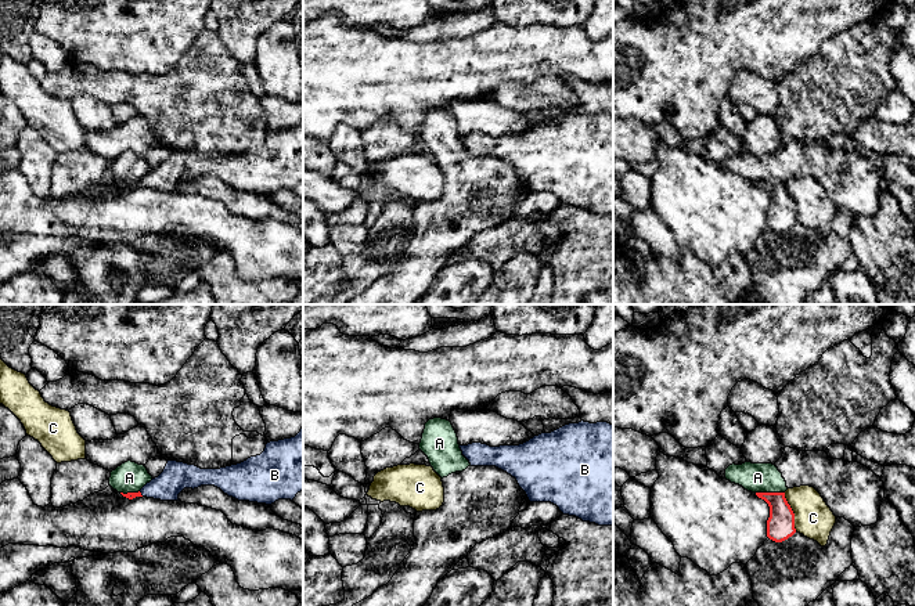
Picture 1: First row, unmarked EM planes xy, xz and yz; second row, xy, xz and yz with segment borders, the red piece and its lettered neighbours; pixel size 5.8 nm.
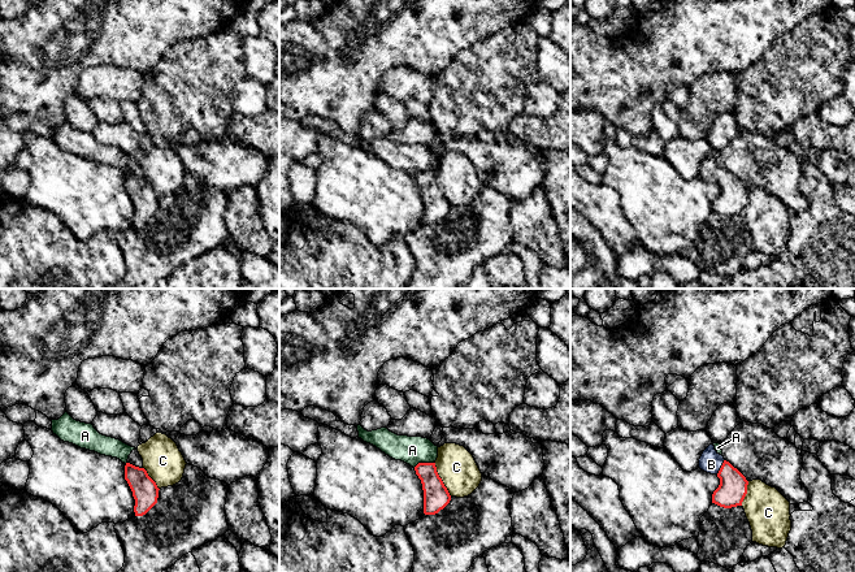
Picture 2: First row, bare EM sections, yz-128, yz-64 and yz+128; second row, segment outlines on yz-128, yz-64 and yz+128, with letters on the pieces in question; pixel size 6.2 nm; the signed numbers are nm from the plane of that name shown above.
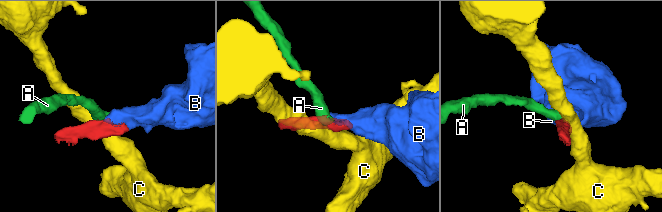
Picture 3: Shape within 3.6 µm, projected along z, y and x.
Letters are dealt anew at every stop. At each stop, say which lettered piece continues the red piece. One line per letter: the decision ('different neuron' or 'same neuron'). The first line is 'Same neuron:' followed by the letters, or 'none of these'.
Same neuron: B
A: different neuron
B: same neuron
C: different neuron

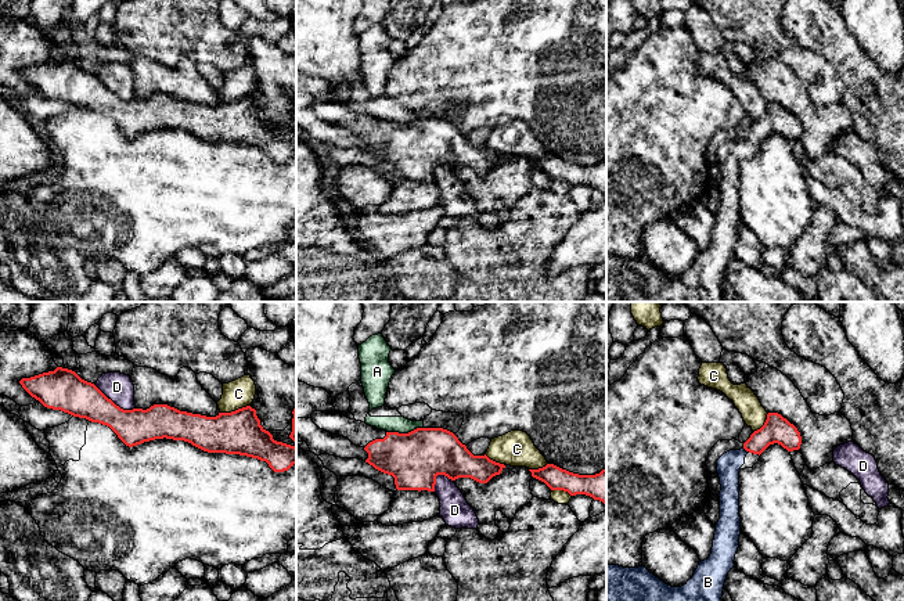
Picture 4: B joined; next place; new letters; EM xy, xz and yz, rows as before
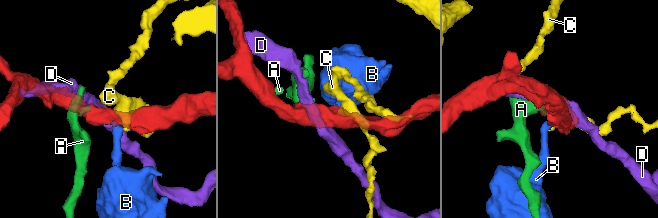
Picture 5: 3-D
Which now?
Same neuron: B
A: different neuron
B: same neuron
C: different neuron
D: different neuron

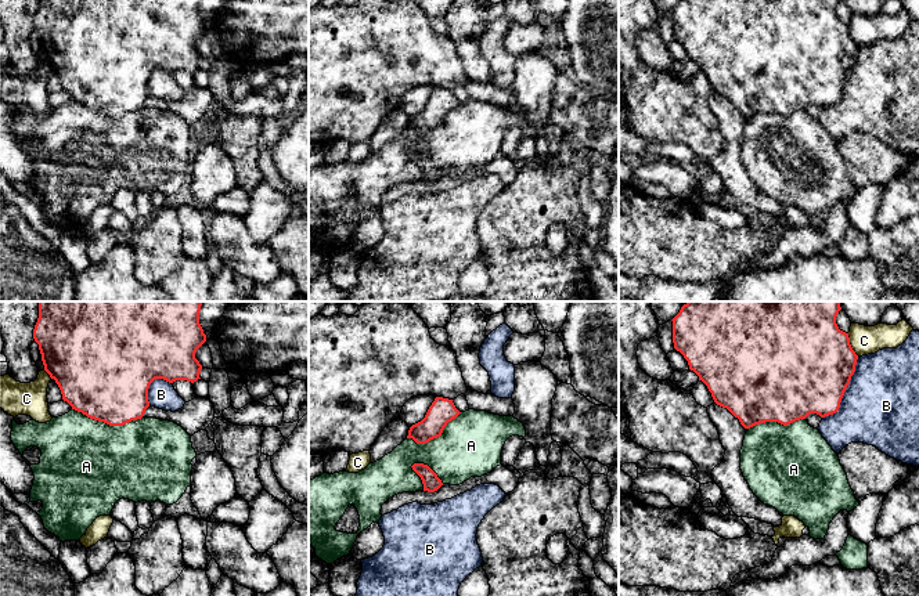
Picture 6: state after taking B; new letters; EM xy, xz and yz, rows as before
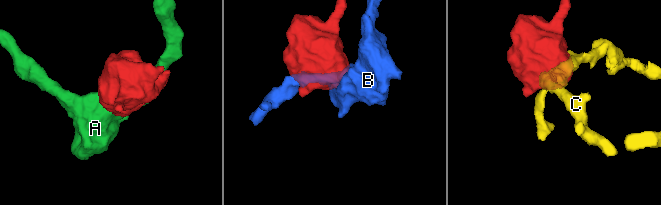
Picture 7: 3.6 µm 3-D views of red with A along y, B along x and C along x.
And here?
Same neuron: none of these
A: different neuron
B: different neuron
C: different neuron

